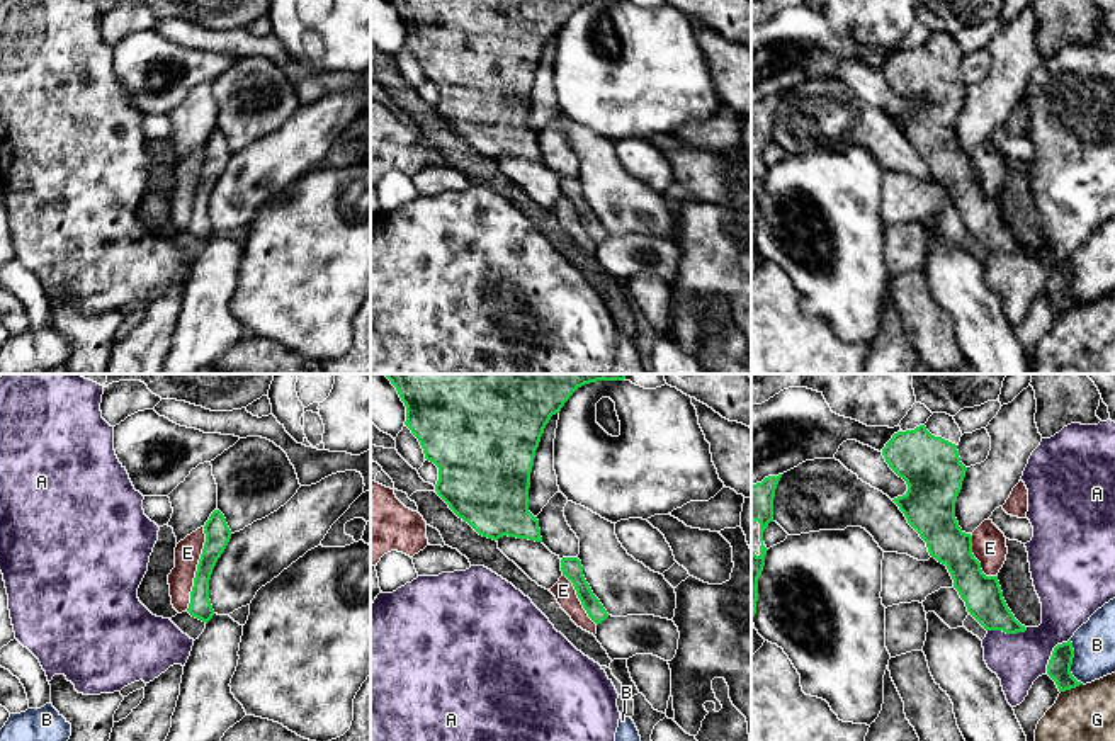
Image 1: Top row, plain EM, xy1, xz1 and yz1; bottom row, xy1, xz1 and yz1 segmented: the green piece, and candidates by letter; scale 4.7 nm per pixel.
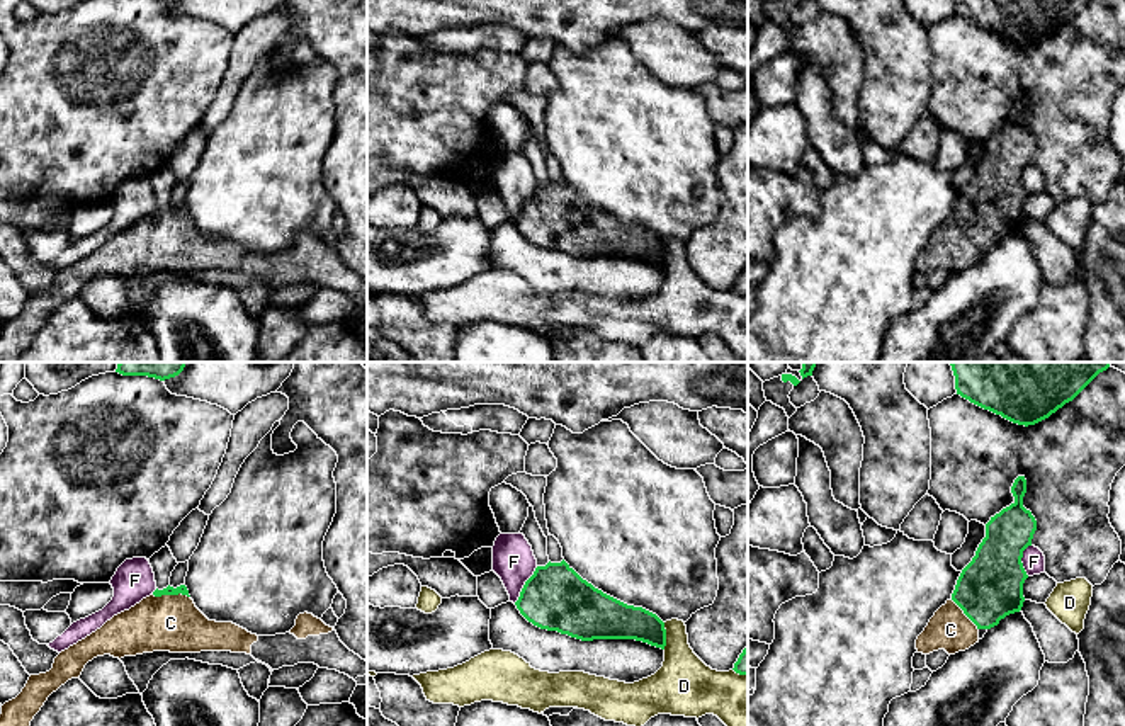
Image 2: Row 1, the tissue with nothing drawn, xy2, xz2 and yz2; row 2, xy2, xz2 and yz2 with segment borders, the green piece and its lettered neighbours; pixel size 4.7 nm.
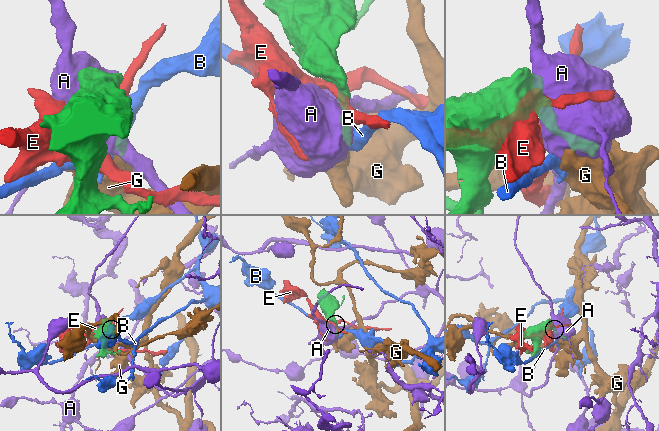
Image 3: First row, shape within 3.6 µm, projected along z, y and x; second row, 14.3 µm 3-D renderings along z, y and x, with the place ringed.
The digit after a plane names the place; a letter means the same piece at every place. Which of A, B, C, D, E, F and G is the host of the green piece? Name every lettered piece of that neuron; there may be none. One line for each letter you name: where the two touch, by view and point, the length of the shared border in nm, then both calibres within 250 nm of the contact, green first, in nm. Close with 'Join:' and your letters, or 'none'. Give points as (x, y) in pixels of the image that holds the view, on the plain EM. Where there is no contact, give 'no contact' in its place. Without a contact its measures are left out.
C: meets green in xy2 at (172, 213); contact 180 nm long; 50 nm thick on the green side, 280 nm on the other
Join: C

